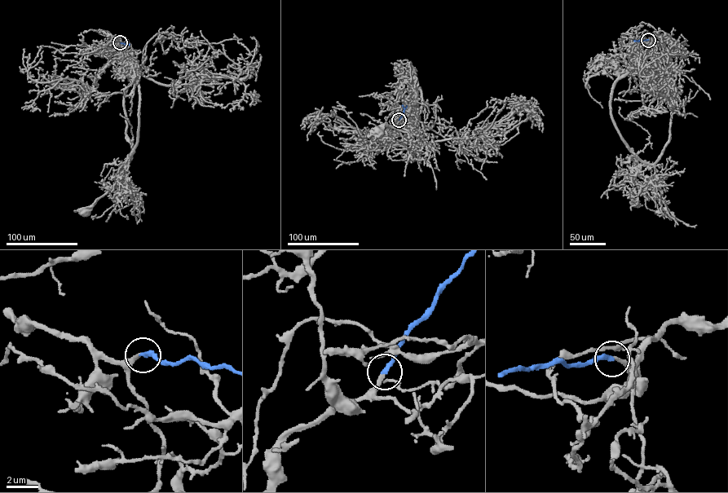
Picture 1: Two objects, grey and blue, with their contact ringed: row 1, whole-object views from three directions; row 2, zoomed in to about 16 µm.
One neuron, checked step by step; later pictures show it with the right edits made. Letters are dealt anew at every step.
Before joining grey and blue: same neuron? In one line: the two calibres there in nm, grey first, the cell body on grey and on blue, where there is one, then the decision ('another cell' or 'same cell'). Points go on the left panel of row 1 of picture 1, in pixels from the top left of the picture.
calibres 240 and 280 nm; soma grey (86, 213); soma blue none; same cell

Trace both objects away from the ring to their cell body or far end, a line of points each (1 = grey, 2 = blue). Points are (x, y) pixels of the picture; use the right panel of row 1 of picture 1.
1: (648, 39), (672, 94), (669, 139), (655, 165), (655, 175), (633, 191), (633, 204)
2: (648, 40), (633, 41)

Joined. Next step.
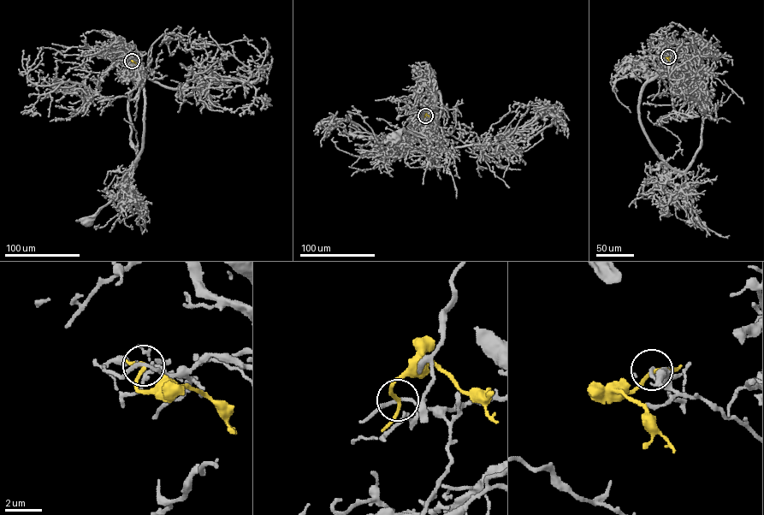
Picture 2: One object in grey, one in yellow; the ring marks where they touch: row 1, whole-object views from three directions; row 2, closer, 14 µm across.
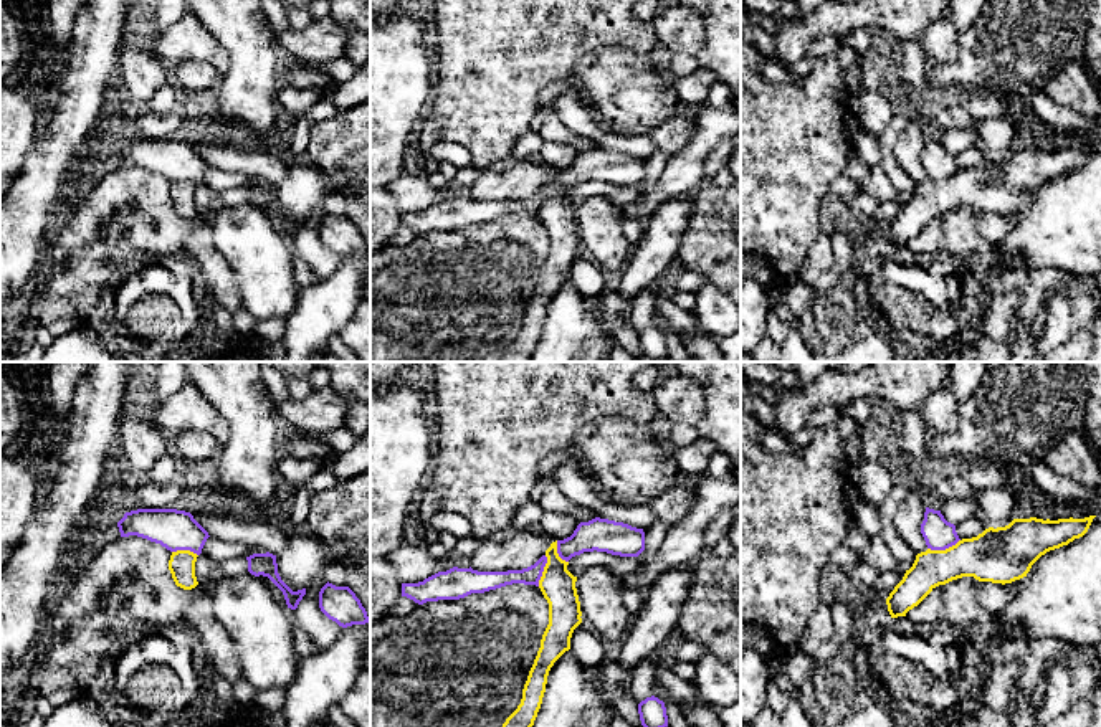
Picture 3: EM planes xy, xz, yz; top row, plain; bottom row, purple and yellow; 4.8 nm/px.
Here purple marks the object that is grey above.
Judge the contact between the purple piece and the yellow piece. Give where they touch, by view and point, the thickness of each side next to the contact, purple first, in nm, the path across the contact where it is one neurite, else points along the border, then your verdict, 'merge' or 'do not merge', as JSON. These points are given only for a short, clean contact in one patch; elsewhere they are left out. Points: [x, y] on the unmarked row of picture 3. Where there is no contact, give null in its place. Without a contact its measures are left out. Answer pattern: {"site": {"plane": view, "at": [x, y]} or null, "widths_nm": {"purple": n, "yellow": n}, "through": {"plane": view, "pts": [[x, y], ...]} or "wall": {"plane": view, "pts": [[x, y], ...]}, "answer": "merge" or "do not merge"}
{"site": {"plane": "yz", "at": [943, 179]}, "widths_nm": {"purple": 150, "yellow": 240}, "wall": {"plane": "yz", "pts": [[959, 169], [944, 179], [928, 179]]}, "answer": "do not merge"}

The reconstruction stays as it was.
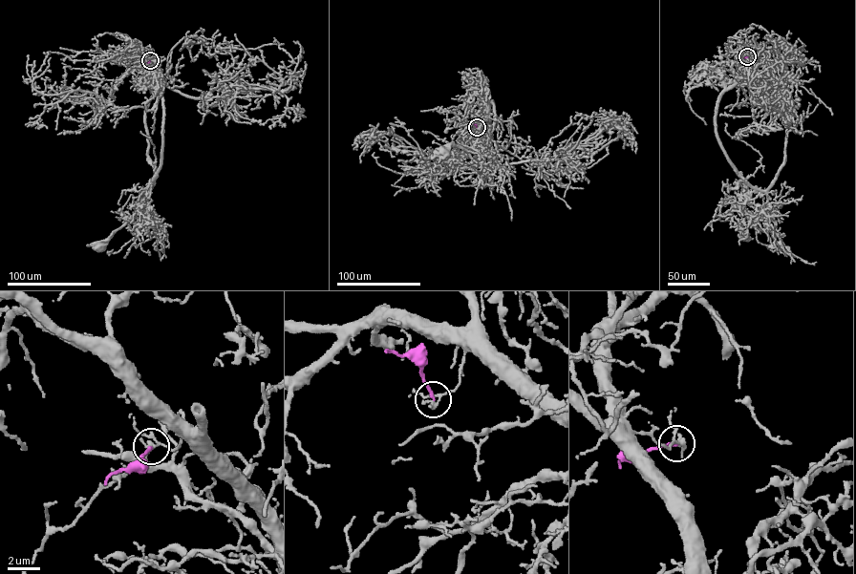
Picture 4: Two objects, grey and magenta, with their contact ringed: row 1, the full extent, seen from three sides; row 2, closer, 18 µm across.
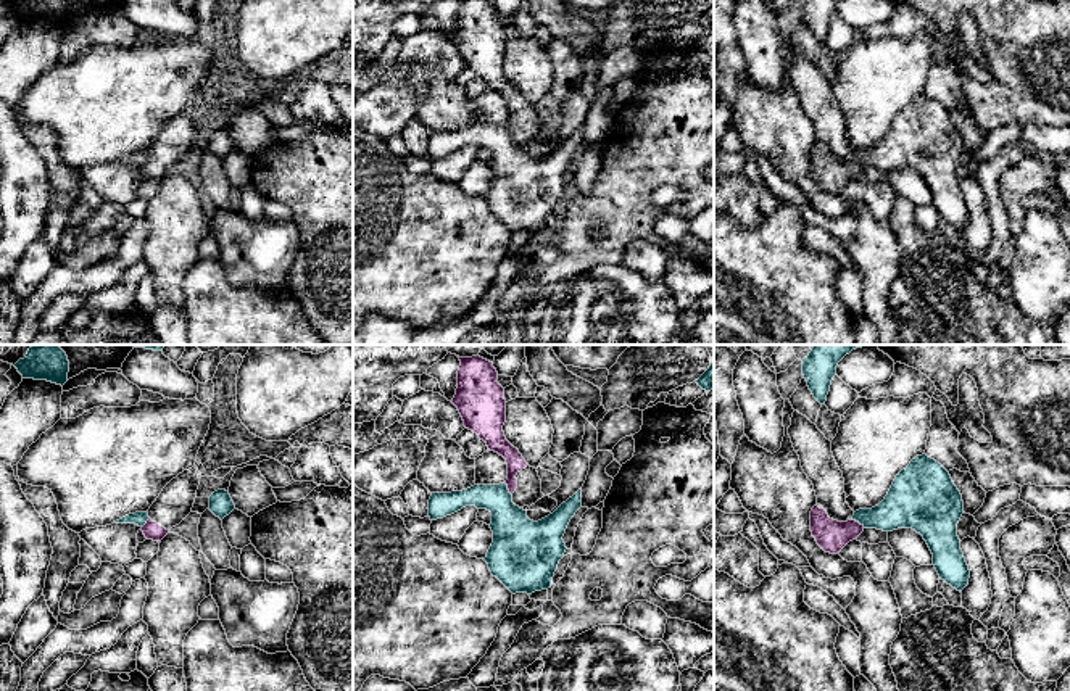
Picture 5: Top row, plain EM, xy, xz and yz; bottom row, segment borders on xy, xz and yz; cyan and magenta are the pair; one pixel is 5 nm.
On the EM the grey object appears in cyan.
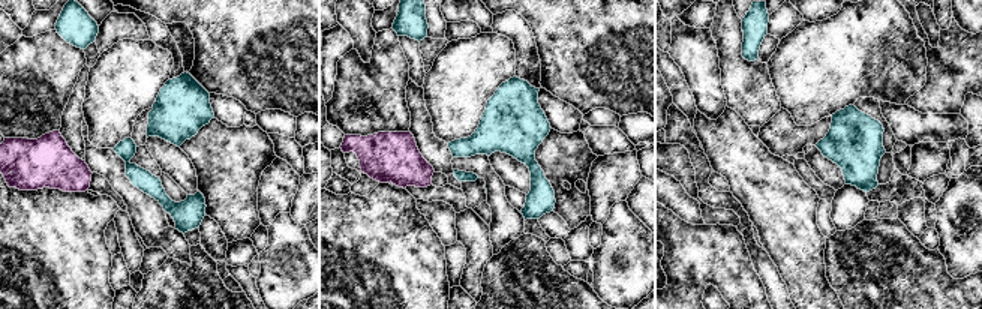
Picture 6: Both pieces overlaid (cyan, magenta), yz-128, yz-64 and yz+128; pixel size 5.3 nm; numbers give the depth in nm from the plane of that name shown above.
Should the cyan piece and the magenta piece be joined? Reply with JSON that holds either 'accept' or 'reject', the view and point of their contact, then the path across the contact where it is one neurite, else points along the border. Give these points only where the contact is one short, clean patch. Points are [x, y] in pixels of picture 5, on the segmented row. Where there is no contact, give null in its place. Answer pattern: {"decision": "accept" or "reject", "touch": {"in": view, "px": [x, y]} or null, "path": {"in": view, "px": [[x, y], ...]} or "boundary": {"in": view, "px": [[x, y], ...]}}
{"decision": "reject", "touch": {"in": "yz", "px": [858, 521]}, "boundary": {"in": "yz", "px": [[851, 519], [864, 527]]}}

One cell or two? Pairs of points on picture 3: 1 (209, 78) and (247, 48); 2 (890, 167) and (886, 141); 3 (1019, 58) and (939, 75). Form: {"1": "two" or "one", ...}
{"1": "two", "2": "one", "3": "one"}

